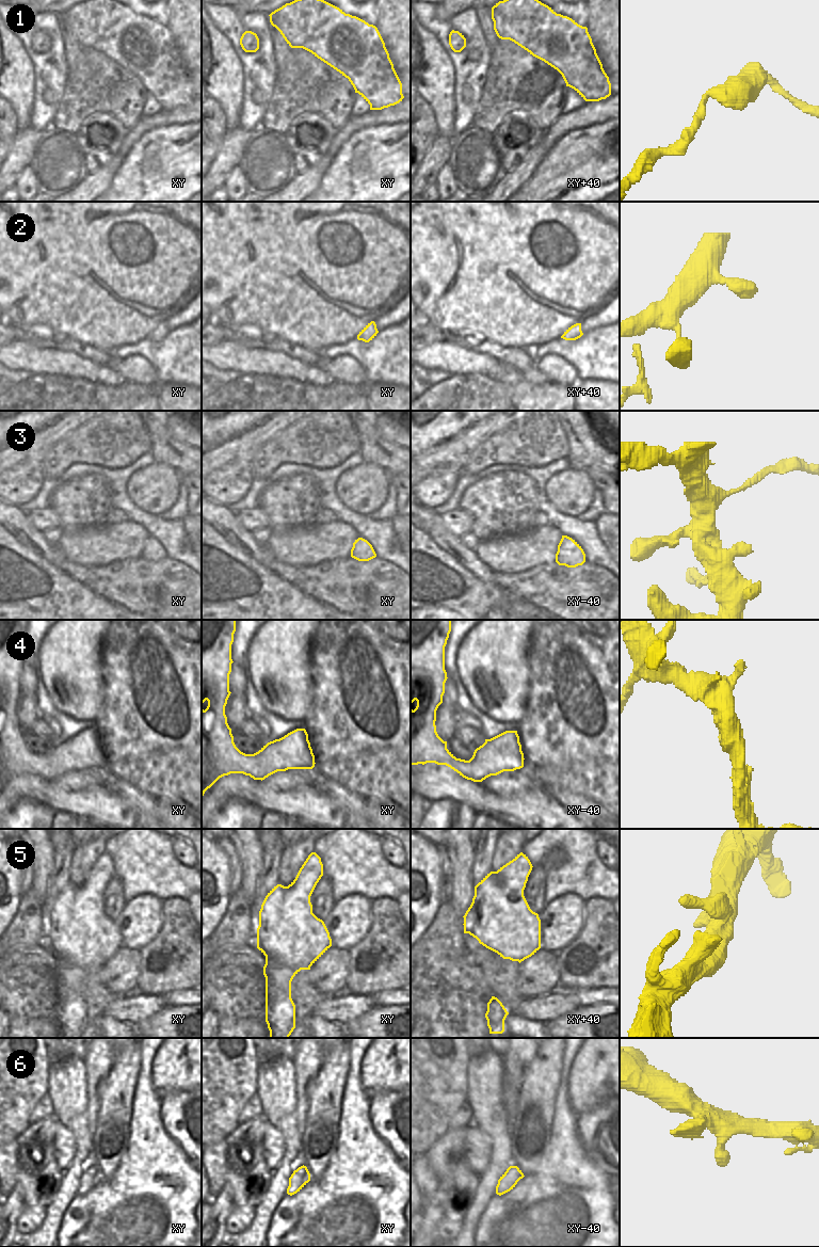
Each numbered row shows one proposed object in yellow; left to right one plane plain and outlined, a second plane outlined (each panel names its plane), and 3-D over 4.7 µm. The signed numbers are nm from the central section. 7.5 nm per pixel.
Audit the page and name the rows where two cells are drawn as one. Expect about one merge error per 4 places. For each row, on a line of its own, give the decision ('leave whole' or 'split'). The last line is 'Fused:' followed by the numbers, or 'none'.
1: leave whole
2: leave whole
3: leave whole
4: leave whole
5: leave whole
6: leave whole
Fused: none

